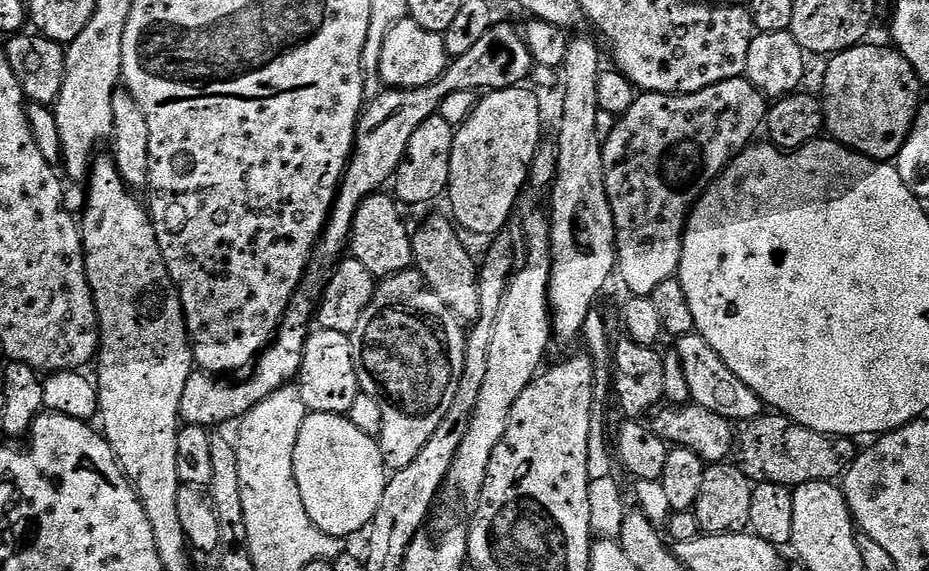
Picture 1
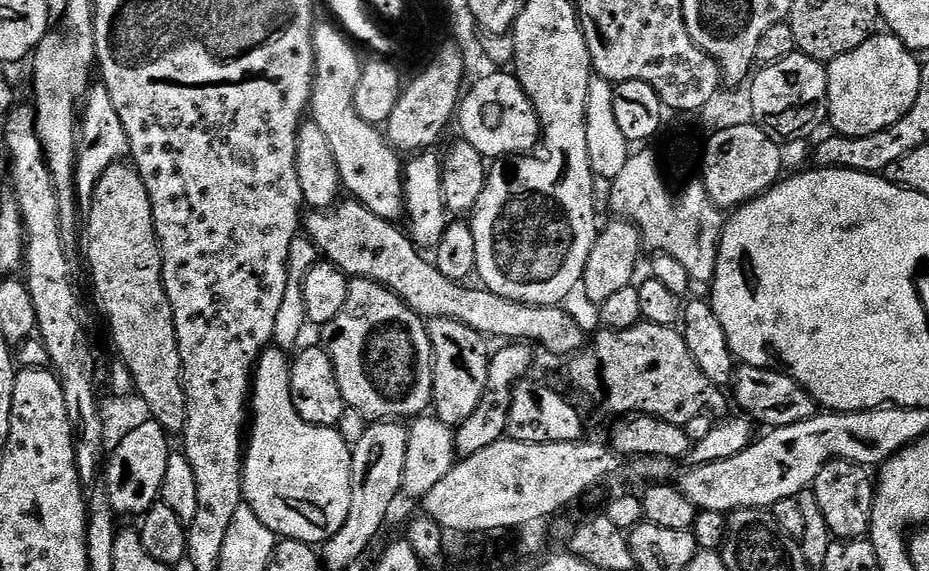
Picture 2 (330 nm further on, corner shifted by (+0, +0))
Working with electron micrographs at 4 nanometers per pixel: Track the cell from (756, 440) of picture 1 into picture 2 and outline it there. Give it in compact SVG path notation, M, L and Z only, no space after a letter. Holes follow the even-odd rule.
M641 322L621 332L600 330L567 364L573 386L580 388L590 403L600 404L602 411L615 418L628 418L633 414L656 416L683 426L690 418L707 412L720 418L729 411L729 401L726 396L724 401L720 393L723 391L698 370L694 354L686 347L683 331L675 327Z

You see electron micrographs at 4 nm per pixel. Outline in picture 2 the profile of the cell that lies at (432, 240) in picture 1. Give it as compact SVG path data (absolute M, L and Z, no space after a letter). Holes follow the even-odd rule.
M431 318L427 321L432 347L432 369L434 370L434 390L432 404L434 415L449 426L460 425L474 413L486 390L489 341L478 330L470 330L454 318Z

